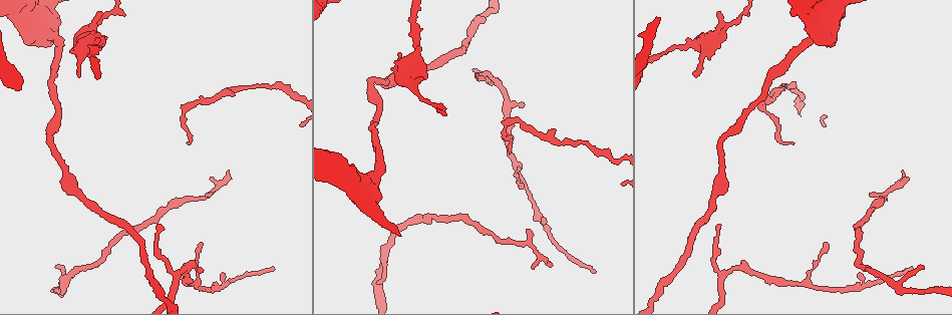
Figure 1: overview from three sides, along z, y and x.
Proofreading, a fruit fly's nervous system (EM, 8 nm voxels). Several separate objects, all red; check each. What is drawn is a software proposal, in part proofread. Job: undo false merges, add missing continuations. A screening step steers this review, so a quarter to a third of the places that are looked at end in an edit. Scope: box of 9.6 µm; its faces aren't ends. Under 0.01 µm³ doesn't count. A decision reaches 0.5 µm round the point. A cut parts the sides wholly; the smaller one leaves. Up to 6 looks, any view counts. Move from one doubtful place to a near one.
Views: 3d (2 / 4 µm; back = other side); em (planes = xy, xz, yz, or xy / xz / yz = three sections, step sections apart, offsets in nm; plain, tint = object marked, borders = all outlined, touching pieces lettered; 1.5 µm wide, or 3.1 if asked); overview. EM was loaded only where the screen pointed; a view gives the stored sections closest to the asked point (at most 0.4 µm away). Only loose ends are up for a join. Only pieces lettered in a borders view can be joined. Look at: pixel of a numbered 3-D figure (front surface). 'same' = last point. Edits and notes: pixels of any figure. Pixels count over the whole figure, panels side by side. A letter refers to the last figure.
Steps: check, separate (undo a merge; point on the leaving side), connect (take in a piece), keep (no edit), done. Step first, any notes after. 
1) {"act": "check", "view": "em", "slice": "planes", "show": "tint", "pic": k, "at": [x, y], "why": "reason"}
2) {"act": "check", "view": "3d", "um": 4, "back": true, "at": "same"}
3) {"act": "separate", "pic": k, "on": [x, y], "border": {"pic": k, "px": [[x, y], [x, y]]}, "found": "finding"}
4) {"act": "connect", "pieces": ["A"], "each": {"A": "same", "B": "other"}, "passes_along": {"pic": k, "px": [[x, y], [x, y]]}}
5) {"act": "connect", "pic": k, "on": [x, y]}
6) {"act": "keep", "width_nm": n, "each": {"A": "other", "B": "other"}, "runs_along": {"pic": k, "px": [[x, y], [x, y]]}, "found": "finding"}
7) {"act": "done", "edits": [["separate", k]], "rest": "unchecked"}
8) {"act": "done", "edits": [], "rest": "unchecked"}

{"act": "check", "view": "em", "slice": "planes", "show": "borders", "pic": 1, "at": [201, 270], "why": "thin end"}

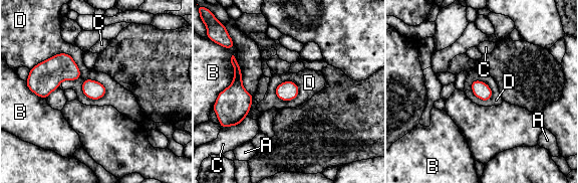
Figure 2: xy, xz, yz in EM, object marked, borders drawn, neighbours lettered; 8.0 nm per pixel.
{"act": "keep", "longest_contact_nm": ["D", 420], "each": {"A": "other", "B": "other", "C": "other", "D": "other"}, "found": "no lettered piece goes on from it"}

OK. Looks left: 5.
{"act": "check", "view": "em", "slice": "xz", "step": 4, "show": "tint", "pic": 1, "at": [63, 286]}

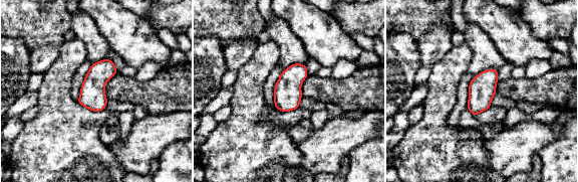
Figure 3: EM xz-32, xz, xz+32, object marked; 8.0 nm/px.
{"act": "check", "view": "em", "slice": "planes", "show": "borders", "at": "same"}

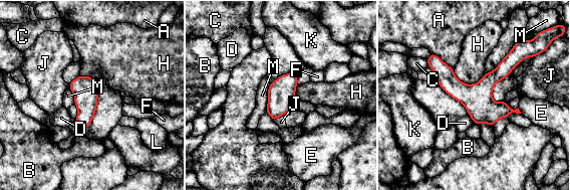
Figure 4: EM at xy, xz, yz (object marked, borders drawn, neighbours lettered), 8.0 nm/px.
{"act": "keep", "longest_contact_nm": ["H", 260], "each": {"A": "other", "B": "other", "C": "other", "D": "other", "E": "other", "F": "other", "H": "other", "J": "other", "K": "other", "L": "other", "M": "other"}, "runs_along": {"pic": 4, "px": [[513, 51], [480, 89], [460, 89], [430, 61]]}, "found": "all the same cell"}

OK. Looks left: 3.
{"act": "check", "view": "3d", "um": 2, "pic": 1, "at": [811, 40]}

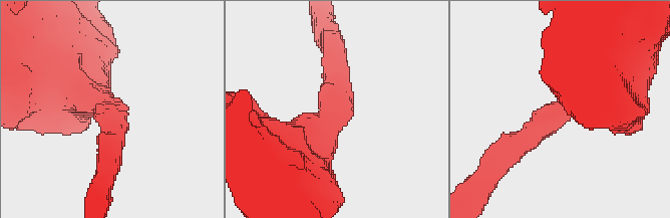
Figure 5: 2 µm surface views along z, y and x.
{"act": "check", "view": "em", "slice": "planes", "show": "tint", "pic": 5, "at": [110, 113], "arm_widths_nm": [220, 600]}

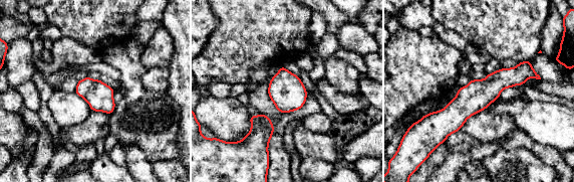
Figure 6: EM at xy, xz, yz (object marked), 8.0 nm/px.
{"act": "check", "view": "em", "slice": "planes", "show": "borders", "at": "same"}

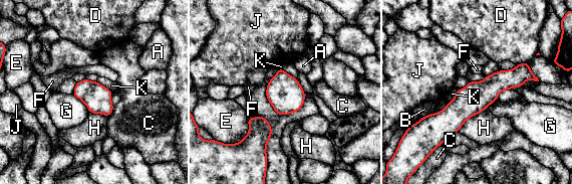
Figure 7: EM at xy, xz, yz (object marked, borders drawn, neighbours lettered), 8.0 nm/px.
{"act": "keep", "each": {"A": "other", "B": "other", "C": "other", "D": "other", "E": "other", "F": "other", "G": "other", "H": "other", "J": "other", "K": "other"}, "found": "continuous, no second cell"}

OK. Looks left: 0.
{"act": "done", "edits": [], "rest": "unchecked"}

